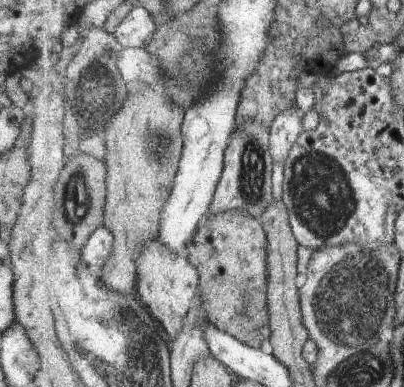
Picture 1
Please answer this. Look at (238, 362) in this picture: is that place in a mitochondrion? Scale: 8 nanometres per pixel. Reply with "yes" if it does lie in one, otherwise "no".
no

